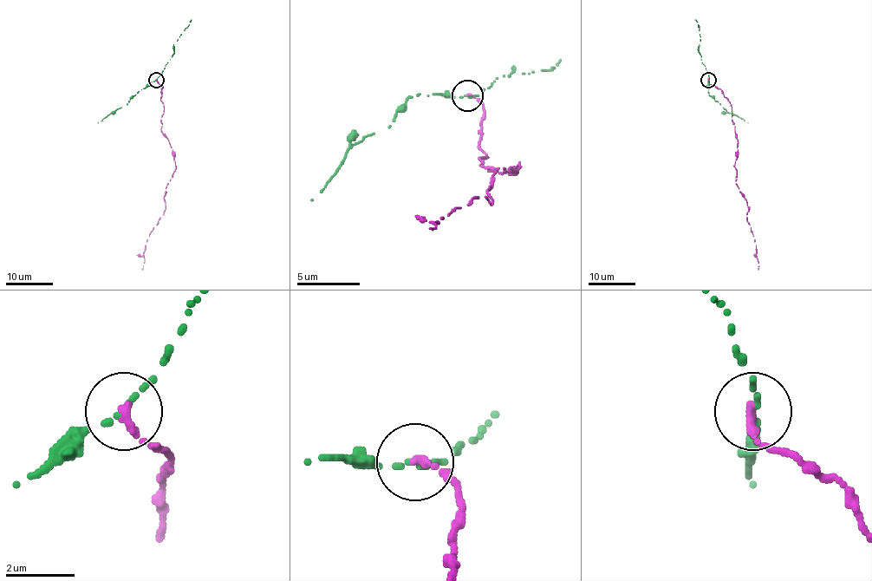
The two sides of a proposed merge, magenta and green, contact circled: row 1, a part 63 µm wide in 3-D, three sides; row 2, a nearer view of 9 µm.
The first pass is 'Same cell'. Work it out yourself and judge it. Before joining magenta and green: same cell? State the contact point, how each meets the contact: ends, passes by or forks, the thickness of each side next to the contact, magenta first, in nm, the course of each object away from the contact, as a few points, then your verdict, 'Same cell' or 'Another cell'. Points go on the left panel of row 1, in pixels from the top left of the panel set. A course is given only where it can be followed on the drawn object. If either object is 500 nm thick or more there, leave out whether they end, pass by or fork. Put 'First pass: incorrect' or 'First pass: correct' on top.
First pass: incorrect
Place: (156, 80). At the ring magenta ends. At the ring green passes by. Thickness 280 nm (magenta) against 110 nm. Course of magenta: (156, 79), (164, 107), (160, 131), (176, 168), (141, 269). Course of green: (157, 79), (150, 81), (126, 104), (98, 123). Another cell

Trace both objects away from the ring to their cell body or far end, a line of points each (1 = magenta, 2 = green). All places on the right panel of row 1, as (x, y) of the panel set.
1: (709, 79), (732, 107), (737, 149), (735, 168), (738, 188), (748, 208), (746, 221), (755, 240), (758, 269)
2: (709, 79), (709, 94), (728, 113), (737, 114), (748, 123)

